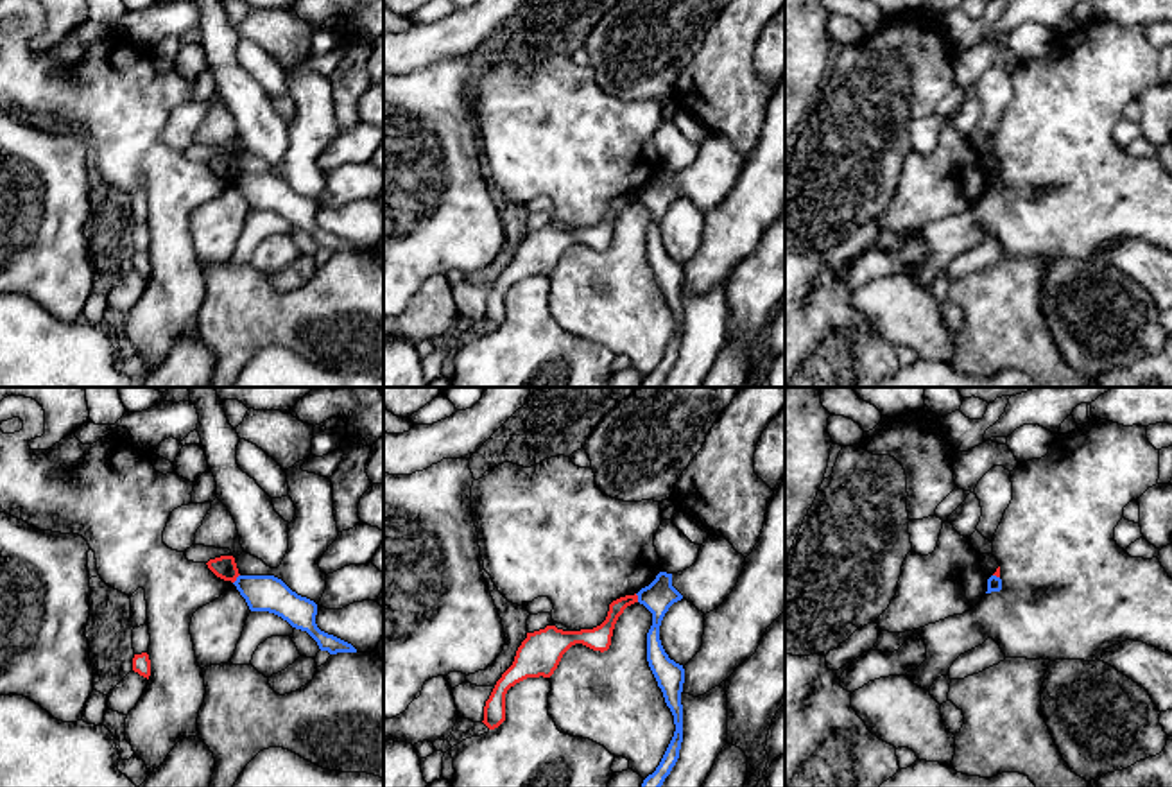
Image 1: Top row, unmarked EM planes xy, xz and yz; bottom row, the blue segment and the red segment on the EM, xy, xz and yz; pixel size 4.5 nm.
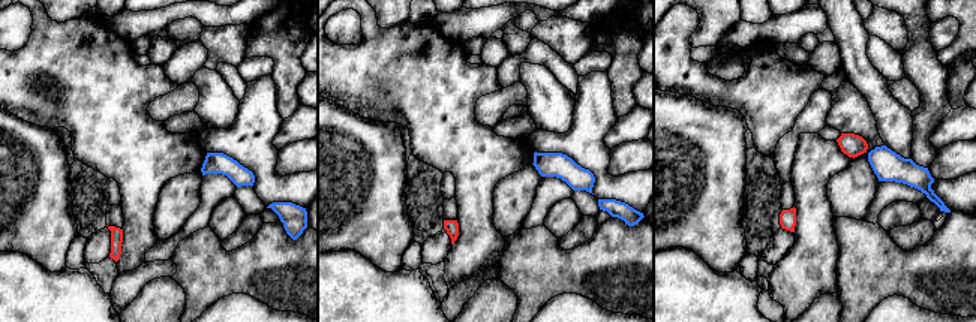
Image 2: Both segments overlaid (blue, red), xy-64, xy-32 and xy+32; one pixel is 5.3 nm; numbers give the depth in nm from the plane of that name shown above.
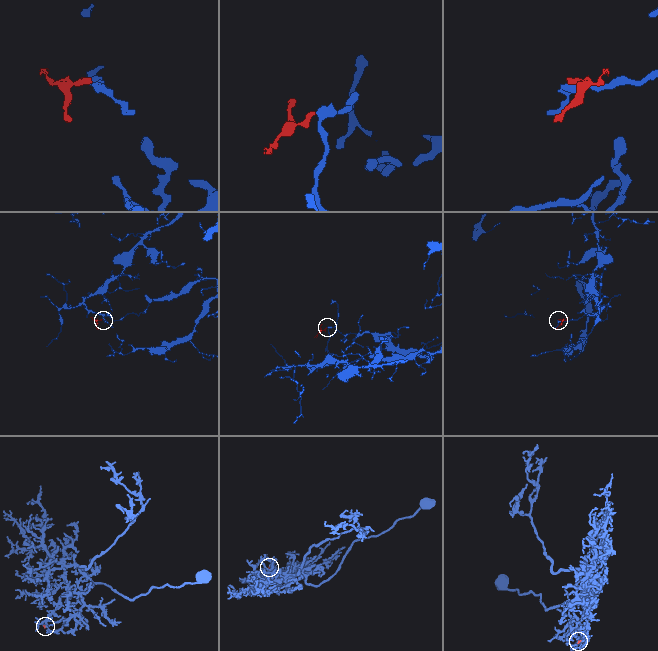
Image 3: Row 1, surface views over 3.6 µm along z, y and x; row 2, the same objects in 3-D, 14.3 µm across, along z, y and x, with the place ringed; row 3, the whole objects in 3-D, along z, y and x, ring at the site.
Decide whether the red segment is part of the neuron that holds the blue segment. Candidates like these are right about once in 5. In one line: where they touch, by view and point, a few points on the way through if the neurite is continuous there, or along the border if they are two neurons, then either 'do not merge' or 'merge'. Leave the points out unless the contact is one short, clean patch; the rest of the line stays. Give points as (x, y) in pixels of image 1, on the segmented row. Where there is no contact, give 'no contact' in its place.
meets blue in xy at (237, 579); border along xy (239, 574), (233, 583); do not merge

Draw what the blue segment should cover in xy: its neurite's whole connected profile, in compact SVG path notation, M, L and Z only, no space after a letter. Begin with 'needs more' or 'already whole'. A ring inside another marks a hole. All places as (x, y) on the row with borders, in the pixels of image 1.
already whole; M238 575L233 584L251 611L269 611L281 617L292 627L306 631L321 651L330 654L357 653L351 644L321 631L315 624L317 604L292 592L281 579L274 575Z

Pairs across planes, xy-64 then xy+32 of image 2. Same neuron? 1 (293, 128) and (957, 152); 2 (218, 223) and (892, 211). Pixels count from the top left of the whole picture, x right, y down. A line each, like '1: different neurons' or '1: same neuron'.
1: different neurons
2: same neuron

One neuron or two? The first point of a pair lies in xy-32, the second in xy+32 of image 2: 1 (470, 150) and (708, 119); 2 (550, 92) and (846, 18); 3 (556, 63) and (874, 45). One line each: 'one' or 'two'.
1: two
2: one
3: one

